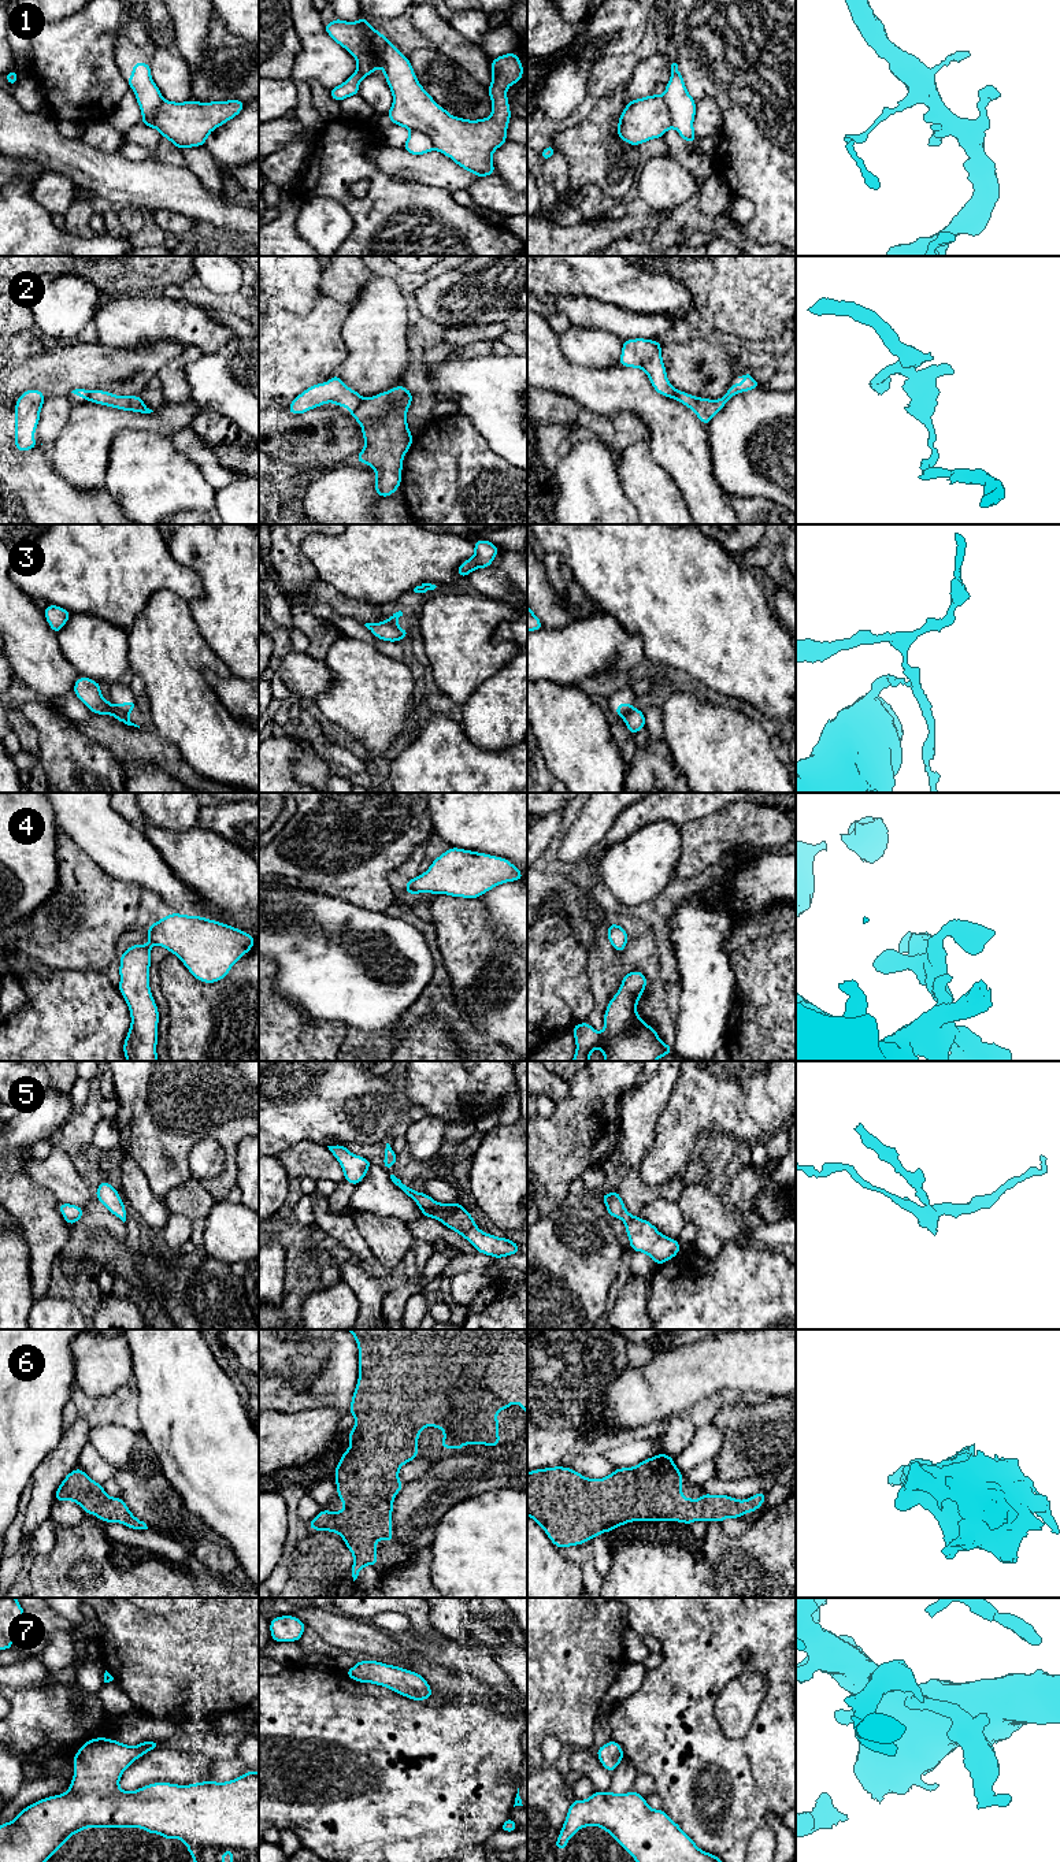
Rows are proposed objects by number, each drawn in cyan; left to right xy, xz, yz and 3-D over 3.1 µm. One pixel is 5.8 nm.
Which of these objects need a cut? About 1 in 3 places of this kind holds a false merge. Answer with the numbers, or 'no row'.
1, 2, 3

